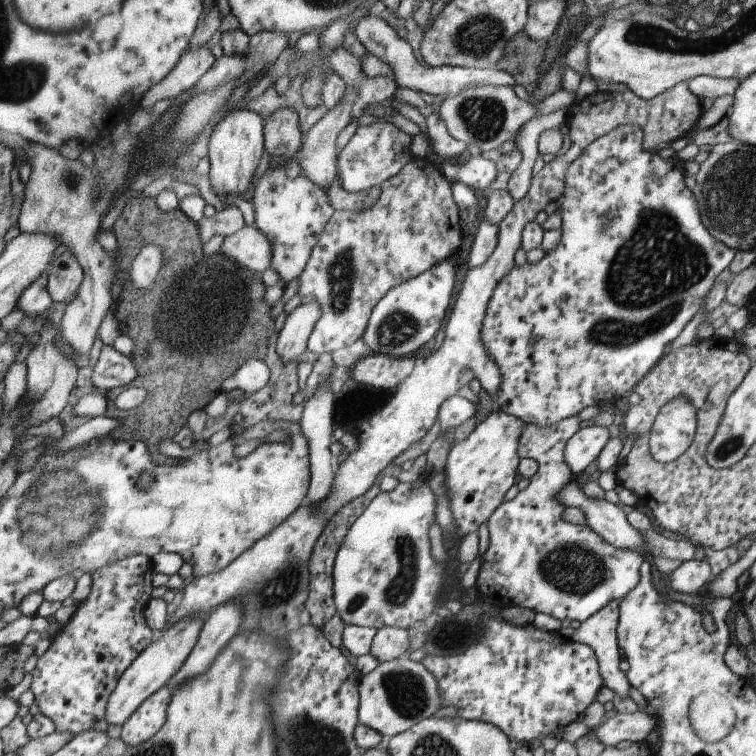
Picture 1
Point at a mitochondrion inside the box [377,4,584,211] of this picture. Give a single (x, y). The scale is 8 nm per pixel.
(477, 36)

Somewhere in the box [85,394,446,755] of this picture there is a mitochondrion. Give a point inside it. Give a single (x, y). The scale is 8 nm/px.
(284, 586)

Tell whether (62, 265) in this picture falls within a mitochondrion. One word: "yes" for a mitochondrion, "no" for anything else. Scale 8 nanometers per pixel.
no

